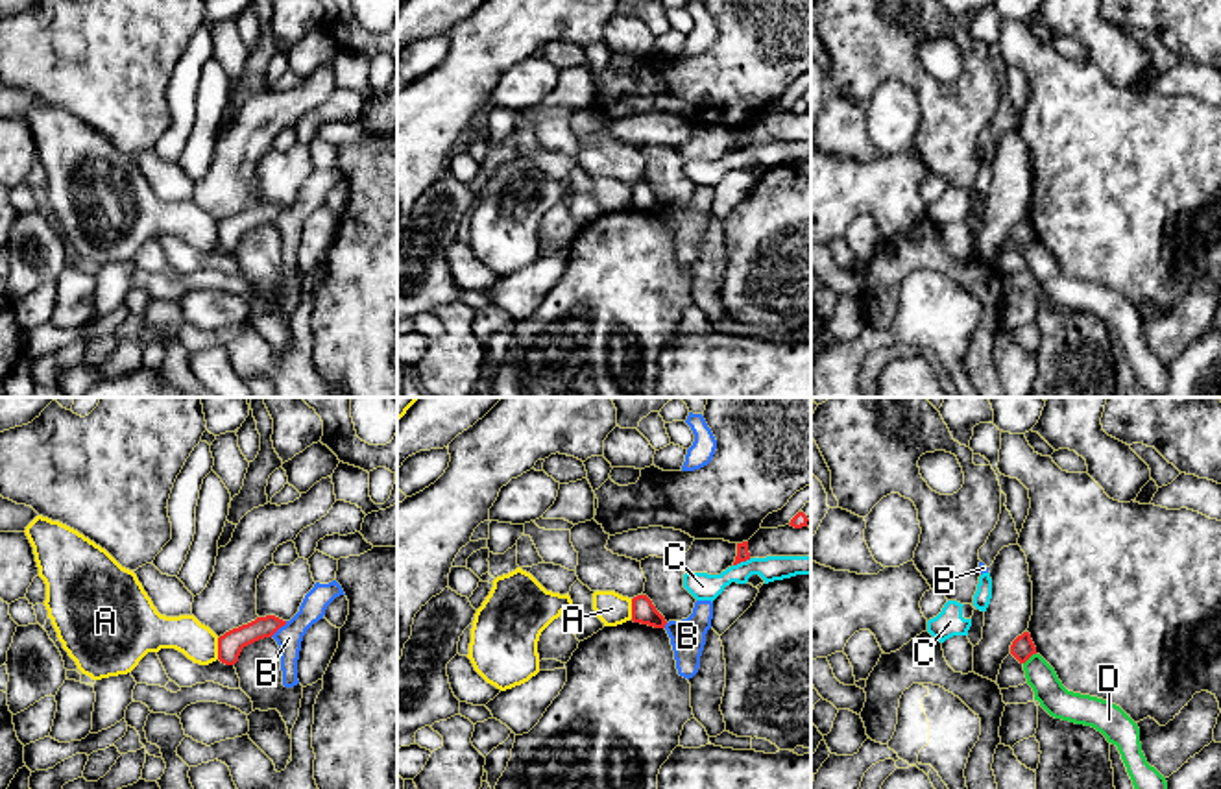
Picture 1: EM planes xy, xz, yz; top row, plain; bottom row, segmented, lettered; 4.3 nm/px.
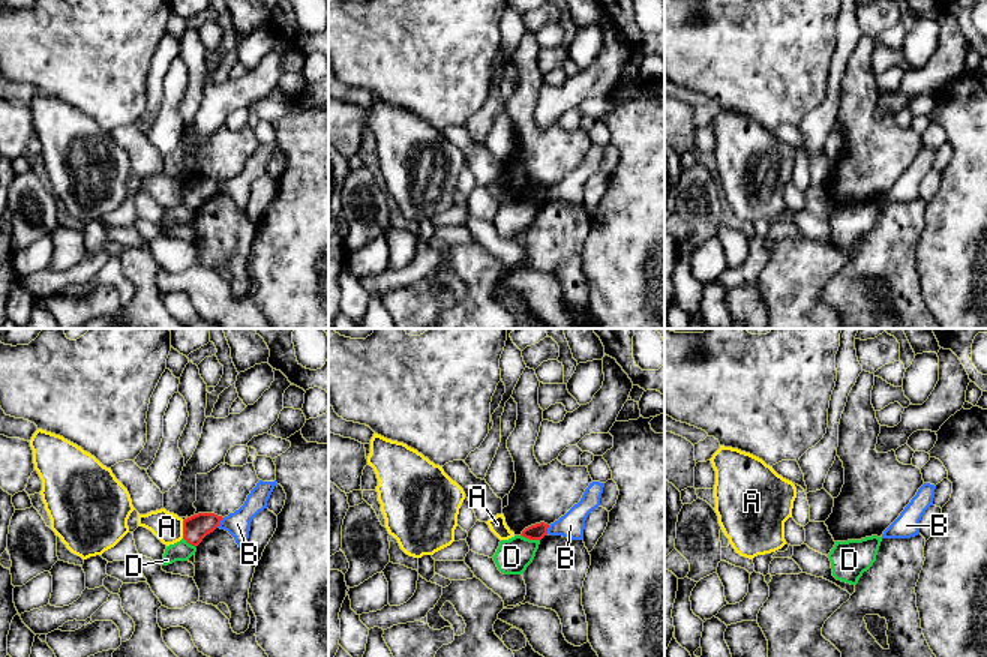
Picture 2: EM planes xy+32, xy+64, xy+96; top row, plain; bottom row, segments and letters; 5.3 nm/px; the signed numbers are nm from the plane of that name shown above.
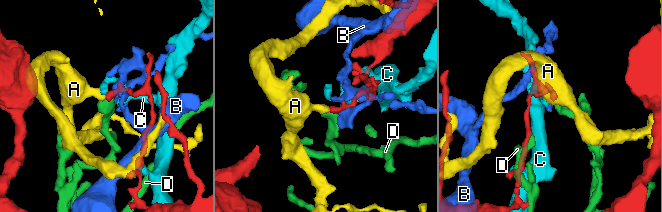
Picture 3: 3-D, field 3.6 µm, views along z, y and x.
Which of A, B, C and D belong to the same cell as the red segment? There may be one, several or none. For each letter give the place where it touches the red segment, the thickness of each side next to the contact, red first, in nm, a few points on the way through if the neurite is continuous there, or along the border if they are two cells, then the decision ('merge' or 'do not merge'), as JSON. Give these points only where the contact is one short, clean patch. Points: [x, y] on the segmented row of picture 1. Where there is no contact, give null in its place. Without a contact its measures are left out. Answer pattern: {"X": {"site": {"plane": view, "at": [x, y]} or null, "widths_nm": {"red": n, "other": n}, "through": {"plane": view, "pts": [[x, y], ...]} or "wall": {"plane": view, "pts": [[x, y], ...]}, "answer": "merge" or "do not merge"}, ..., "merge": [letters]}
{"A": {"site": {"plane": "xy", "at": [218, 649]}, "widths_nm": {"red": 110, "other": 160}, "answer": "do not merge"}, "B": {"site": {"plane": "xy", "at": [278, 629]}, "widths_nm": {"red": 110, "other": 120}, "answer": "do not merge"}, "C": {"site": {"plane": "xz", "at": [741, 560]}, "widths_nm": {"red": 60, "other": 120}, "answer": "do not merge"}, "D": {"site": {"plane": "yz", "at": [1029, 656]}, "widths_nm": {"red": 100, "other": 140}, "answer": "do not merge"}, "merge": []}

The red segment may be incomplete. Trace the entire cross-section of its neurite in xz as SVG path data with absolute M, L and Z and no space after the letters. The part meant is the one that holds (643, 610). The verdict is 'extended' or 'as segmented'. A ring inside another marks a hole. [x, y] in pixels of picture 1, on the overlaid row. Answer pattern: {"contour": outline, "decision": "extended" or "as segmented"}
{"contour": "M637 595L632 599L632 621L648 625L654 628L665 628L665 617L656 610L647 595Z", "decision": "as segmented"}

